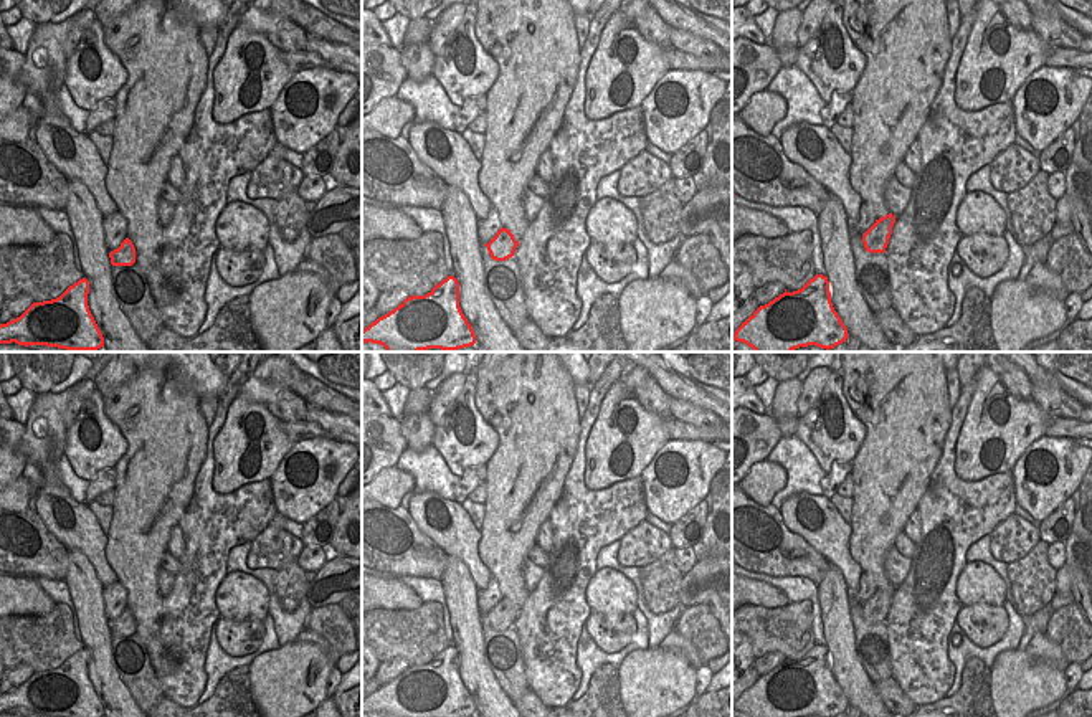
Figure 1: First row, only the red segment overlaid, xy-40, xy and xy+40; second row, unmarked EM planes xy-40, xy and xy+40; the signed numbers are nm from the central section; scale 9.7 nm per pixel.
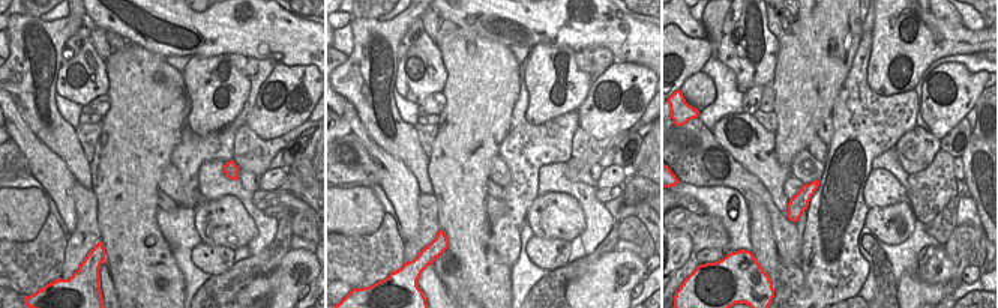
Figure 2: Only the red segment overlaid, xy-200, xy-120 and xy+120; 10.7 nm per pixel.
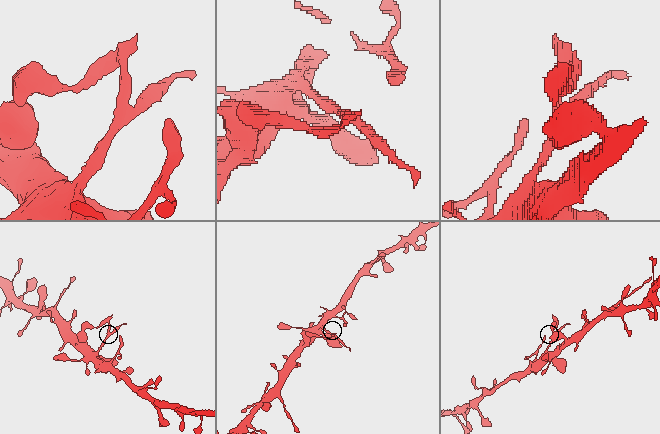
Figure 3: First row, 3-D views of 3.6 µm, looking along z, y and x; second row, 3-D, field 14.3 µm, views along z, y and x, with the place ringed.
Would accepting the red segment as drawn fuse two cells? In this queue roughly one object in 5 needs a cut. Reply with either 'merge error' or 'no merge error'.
merge error

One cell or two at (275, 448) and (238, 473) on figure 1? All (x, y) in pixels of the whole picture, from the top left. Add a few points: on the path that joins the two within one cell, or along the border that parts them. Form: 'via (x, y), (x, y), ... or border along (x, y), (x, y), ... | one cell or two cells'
via (263, 460), (260, 471), (250, 479) | one cell

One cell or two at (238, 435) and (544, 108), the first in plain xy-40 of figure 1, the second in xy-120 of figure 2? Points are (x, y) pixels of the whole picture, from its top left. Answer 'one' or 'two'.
one

